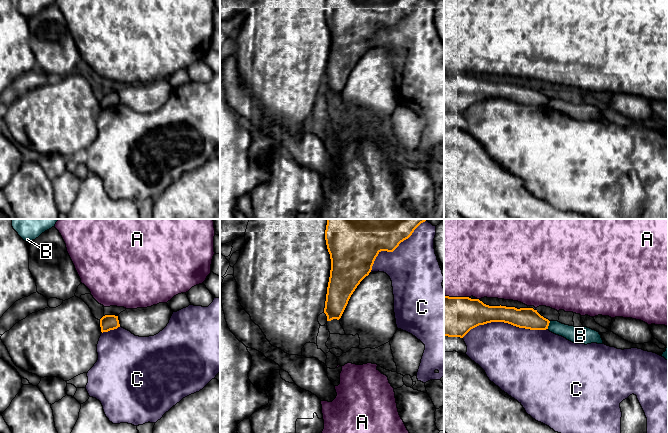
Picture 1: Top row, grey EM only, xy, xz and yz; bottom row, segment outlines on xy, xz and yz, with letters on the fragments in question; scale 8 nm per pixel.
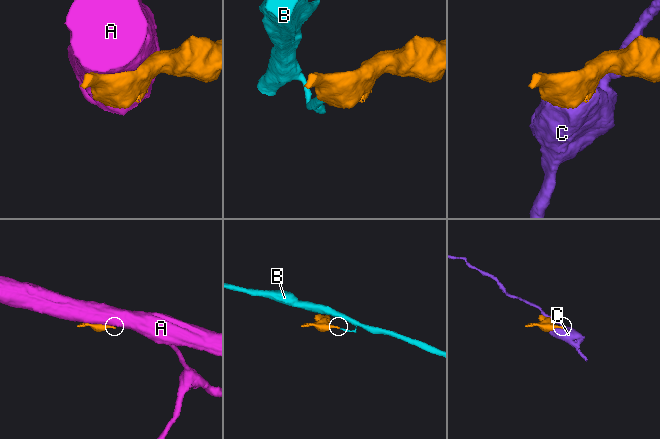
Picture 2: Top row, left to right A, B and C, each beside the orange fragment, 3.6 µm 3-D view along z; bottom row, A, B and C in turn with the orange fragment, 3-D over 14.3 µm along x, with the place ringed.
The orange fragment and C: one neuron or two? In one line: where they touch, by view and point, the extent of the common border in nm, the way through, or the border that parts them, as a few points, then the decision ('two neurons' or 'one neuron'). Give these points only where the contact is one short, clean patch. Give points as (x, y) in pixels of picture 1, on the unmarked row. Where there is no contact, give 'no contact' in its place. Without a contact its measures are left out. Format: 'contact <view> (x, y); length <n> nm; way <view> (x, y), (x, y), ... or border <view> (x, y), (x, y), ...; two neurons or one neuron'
contact yz (504, 98); length 700 nm; two neurons

